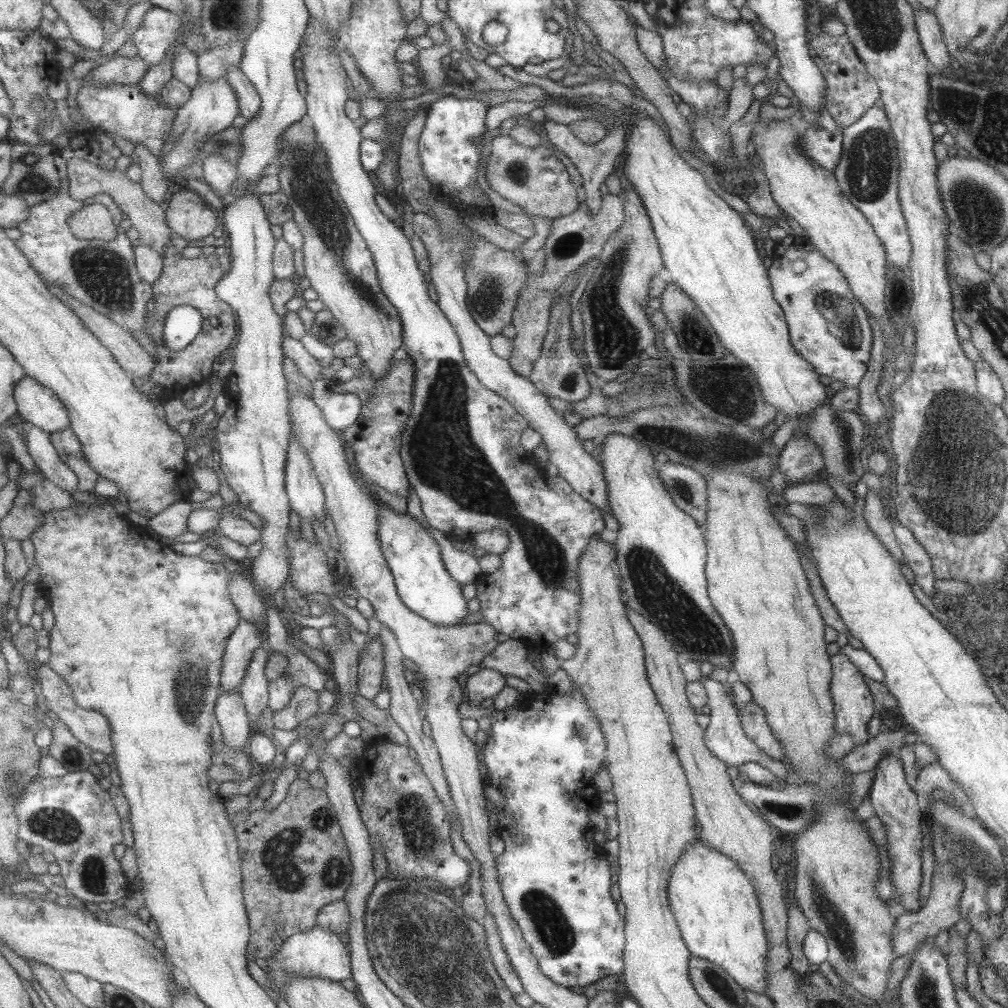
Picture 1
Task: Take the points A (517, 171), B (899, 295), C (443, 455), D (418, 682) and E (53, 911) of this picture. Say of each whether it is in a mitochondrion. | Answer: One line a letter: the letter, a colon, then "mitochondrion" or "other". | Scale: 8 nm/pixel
A: mitochondrion
B: other
C: mitochondrion
D: other
E: other

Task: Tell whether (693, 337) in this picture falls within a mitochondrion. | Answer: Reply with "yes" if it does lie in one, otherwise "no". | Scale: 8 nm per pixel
yes

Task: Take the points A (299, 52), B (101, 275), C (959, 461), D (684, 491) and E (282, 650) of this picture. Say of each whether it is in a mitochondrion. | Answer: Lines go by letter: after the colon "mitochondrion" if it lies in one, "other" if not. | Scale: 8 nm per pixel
A: other
B: mitochondrion
C: mitochondrion
D: mitochondrion
E: other

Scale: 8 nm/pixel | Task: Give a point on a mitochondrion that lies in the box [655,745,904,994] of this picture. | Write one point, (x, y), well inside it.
(828, 912)

